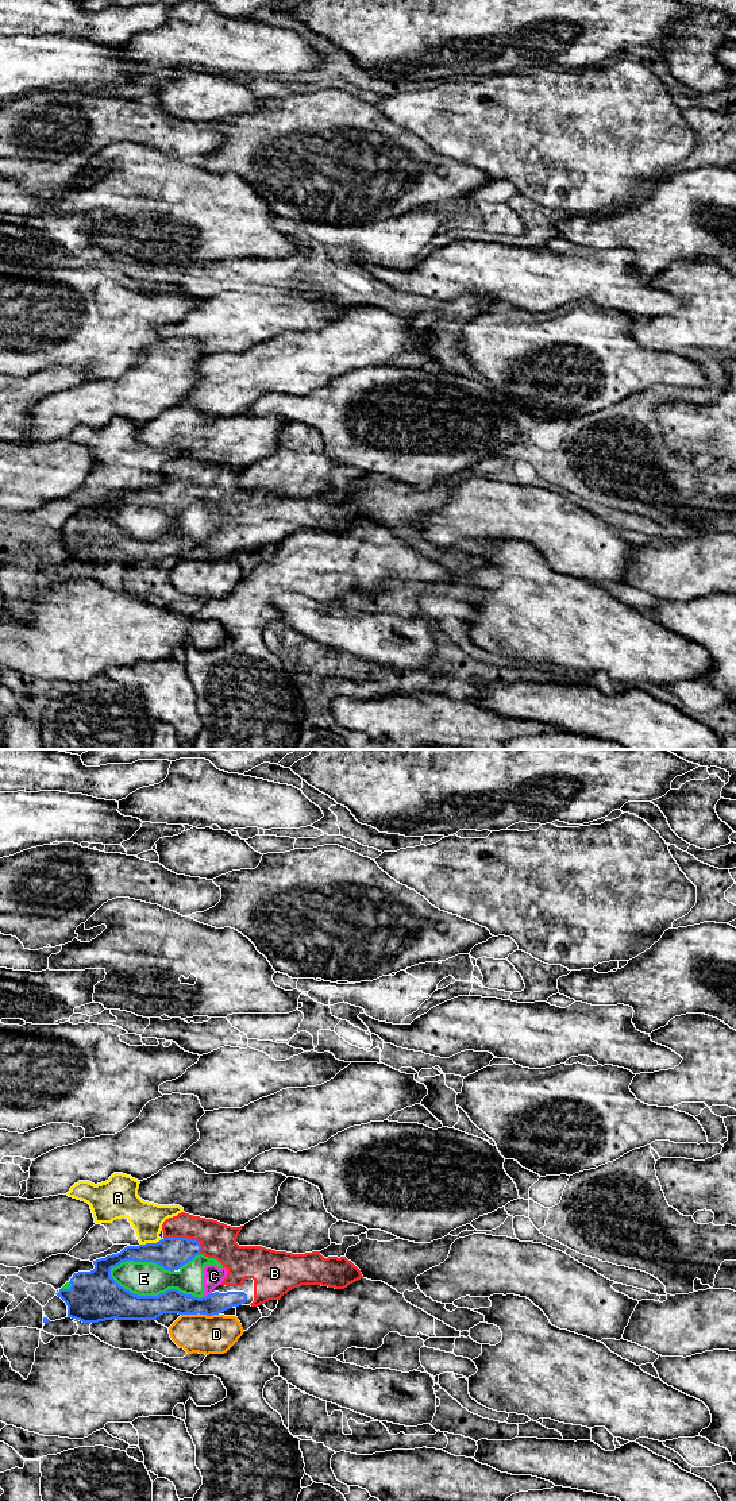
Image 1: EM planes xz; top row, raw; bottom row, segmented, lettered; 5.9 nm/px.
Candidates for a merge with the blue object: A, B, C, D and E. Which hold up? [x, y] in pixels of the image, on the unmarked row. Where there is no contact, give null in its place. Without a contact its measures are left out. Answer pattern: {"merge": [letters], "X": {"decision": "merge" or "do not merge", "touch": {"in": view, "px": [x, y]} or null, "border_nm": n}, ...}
{"merge": ["B"], "A": {"decision": "do not merge", "touch": {"in": "xz", "px": [150, 487]}, "border_nm": 130}, "B": {"decision": "merge", "touch": {"in": "xz", "px": [185, 482]}, "border_nm": 240}, "C": {"decision": "do not merge", "touch": {"in": "xz", "px": [208, 539]}, "border_nm": 60}, "D": {"decision": "do not merge", "touch": {"in": "xz", "px": [200, 558]}, "border_nm": 220}, "E": {"decision": "do not merge", "touch": {"in": "xz", "px": [154, 540]}, "border_nm": 600}}

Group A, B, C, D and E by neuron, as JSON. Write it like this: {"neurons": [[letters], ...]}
{"neurons": [["A"], ["B"], ["C", "E"], ["D"]]}

